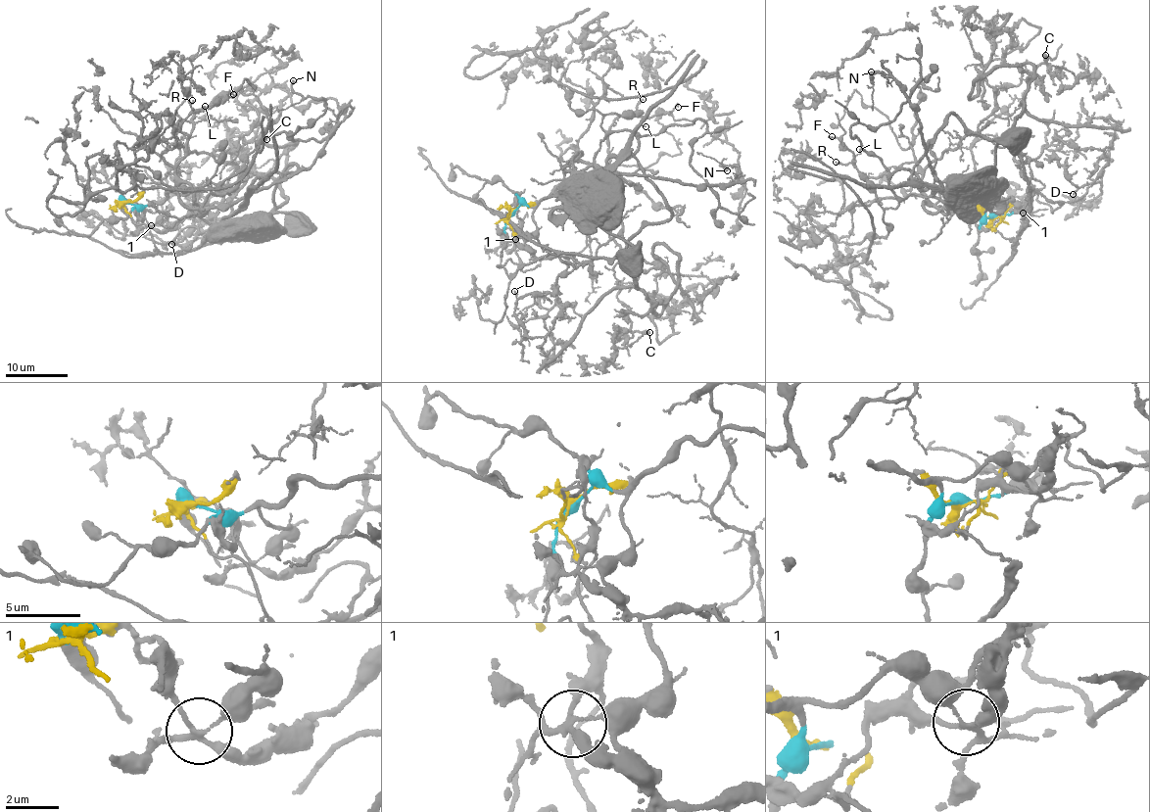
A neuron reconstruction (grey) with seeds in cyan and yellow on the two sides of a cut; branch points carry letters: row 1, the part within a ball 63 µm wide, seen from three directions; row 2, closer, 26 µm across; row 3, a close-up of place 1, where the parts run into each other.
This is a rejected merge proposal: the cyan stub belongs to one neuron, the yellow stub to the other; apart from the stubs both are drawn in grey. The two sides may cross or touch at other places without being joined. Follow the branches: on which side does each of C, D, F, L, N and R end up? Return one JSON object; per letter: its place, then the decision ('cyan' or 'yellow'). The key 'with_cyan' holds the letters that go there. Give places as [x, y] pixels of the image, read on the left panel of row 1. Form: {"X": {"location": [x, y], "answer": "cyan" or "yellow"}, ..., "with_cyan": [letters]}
{"C": {"location": [266, 139], "answer": "yellow"}, "D": {"location": [171, 244], "answer": "yellow"}, "F": {"location": [233, 94], "answer": "cyan"}, "L": {"location": [205, 106], "answer": "cyan"}, "N": {"location": [293, 80], "answer": "cyan"}, "R": {"location": [192, 100], "answer": "cyan"}, "with_cyan": ["F", "L", "N", "R"]}

